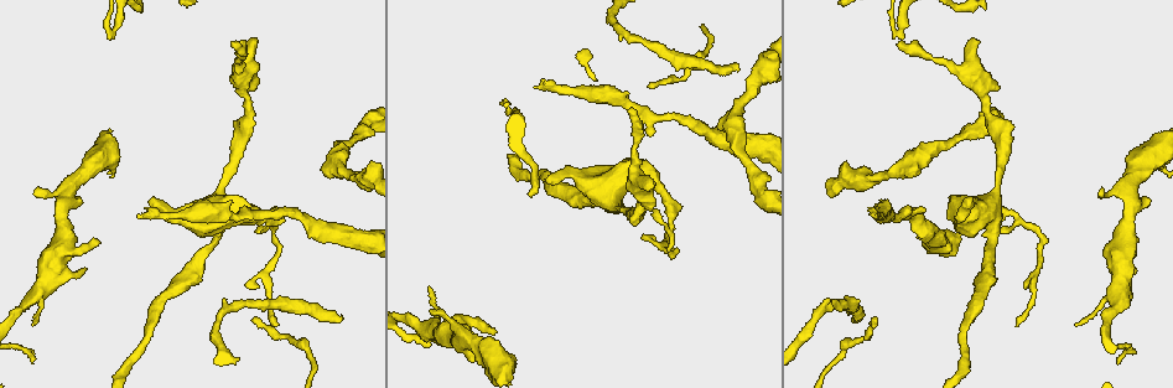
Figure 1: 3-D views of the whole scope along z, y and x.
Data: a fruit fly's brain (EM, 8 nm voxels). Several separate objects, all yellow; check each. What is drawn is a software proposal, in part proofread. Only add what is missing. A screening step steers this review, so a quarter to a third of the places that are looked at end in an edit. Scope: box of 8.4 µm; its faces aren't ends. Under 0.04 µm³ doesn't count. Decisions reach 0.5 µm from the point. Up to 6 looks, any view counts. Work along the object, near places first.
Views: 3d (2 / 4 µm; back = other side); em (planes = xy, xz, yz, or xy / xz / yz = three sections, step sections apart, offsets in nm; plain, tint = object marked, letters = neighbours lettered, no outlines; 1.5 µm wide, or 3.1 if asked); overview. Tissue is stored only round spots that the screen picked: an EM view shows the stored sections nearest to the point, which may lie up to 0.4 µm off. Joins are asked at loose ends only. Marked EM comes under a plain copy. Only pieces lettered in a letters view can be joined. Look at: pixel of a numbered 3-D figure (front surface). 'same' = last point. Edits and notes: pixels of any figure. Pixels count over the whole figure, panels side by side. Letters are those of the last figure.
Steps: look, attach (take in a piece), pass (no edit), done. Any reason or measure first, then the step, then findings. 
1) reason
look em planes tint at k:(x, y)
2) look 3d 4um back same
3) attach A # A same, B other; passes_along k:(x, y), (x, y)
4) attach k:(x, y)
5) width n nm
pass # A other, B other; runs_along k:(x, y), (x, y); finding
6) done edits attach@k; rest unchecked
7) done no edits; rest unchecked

branch stops here
look em planes letters at 1:(494, 331)

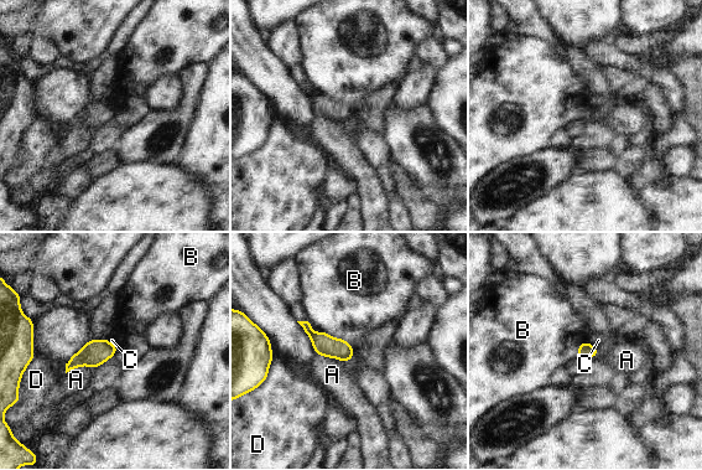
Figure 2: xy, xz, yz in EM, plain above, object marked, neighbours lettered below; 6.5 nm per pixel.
longest_contact B 220 nm
pass # A other, B other, C other, D other; border 2:(586, 341), (598, 350); no lettered piece goes on from it

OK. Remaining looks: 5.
free end
look em yz step 8 letters at 1:(653, 184)

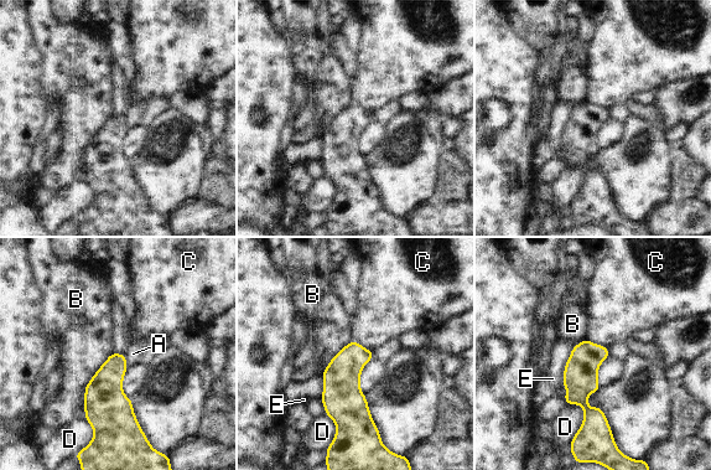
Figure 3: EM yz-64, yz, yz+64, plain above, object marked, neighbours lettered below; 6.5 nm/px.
another direction
look em xz step 4 letters same

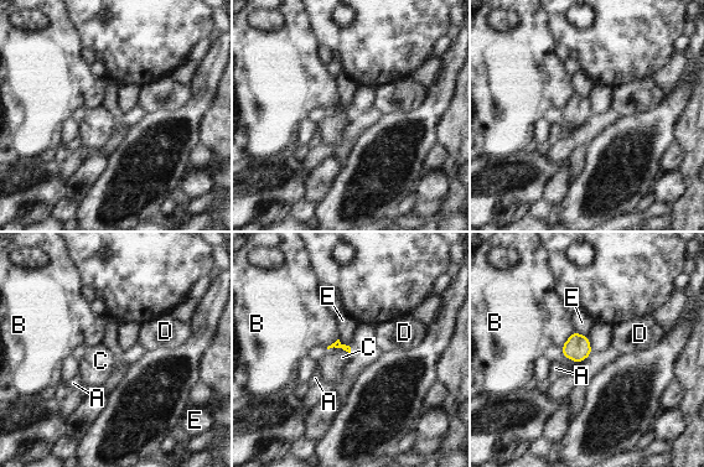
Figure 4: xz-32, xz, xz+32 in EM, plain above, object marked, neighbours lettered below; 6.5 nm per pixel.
pass # A other, B other, C other, D other, E other; border 4:(338, 338), (350, 347), (351, 352); no lettered piece goes on from it

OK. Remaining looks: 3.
long arm stops here
look em planes letters at 1:(533, 87)

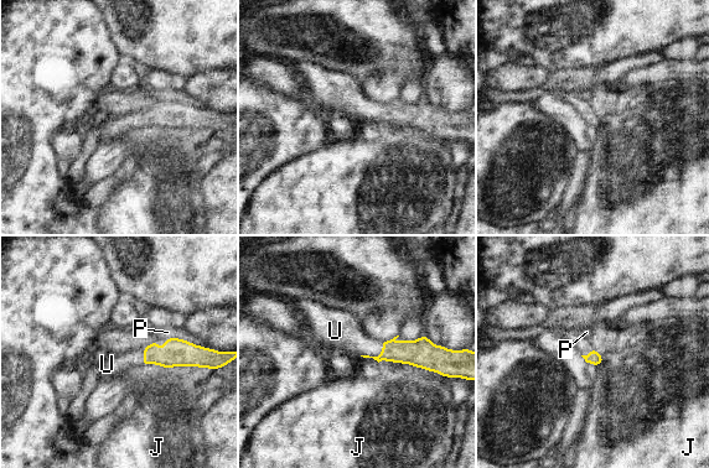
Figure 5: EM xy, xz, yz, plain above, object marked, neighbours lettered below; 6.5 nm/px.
attach U # J other, P other, U same; the neuron continues

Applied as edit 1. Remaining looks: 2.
done edits attach@5; rest unchecked

